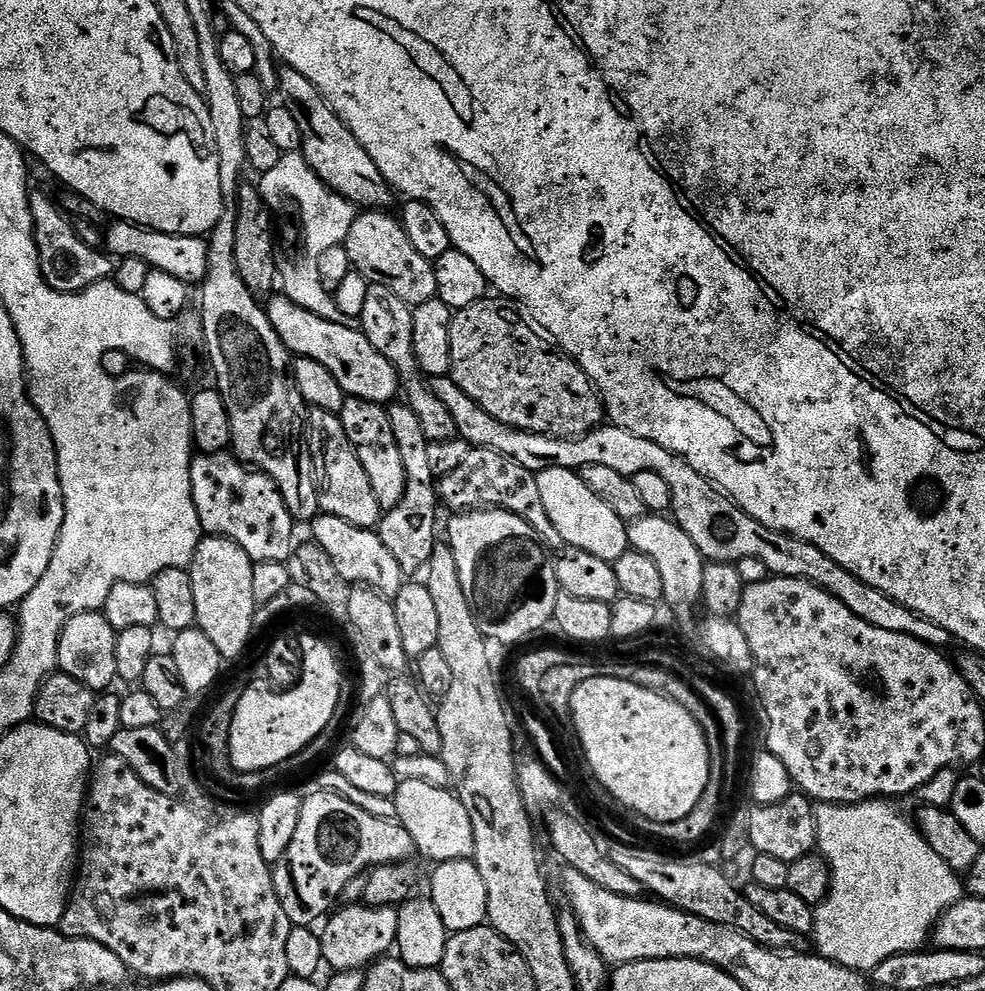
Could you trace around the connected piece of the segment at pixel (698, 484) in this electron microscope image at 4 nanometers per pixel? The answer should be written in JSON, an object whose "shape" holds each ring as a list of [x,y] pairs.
{"shape":[[[451,375],[431,377],[430,387],[435,396],[446,402],[446,410],[454,414],[454,422],[458,422],[460,431],[459,439],[474,448],[489,448],[506,458],[514,458],[518,466],[526,466],[526,470],[534,473],[555,468],[579,470],[586,466],[606,466],[618,474],[632,477],[634,474],[642,474],[642,470],[654,470],[654,474],[659,474],[670,485],[672,512],[676,523],[682,526],[682,530],[686,530],[686,534],[690,534],[690,539],[694,546],[698,546],[705,561],[735,564],[742,558],[762,558],[773,577],[789,576],[795,580],[810,581],[838,598],[842,606],[846,606],[846,610],[854,610],[854,614],[870,622],[870,626],[878,626],[878,630],[906,634],[910,638],[926,642],[931,648],[941,650],[947,649],[948,643],[953,643],[954,637],[945,628],[938,626],[938,622],[918,615],[914,610],[894,602],[894,598],[882,594],[882,590],[862,582],[854,574],[850,574],[850,570],[838,566],[834,558],[822,554],[818,546],[808,544],[797,536],[787,536],[785,532],[776,532],[773,528],[762,526],[762,522],[746,514],[716,485],[698,474],[698,470],[694,470],[690,462],[658,446],[658,442],[650,442],[650,438],[638,438],[638,434],[630,434],[630,430],[622,430],[611,422],[601,424],[585,436],[547,436],[527,432],[506,422],[498,422],[494,414],[482,410],[480,403],[470,398],[470,394],[466,394],[466,390],[462,390],[462,386],[458,386]]]}

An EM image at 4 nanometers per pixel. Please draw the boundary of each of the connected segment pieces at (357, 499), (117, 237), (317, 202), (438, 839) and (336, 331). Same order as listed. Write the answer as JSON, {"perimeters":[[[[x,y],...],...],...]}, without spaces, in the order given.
{"perimeters":[[[[312,408],[306,416],[304,442],[308,445],[308,453],[312,459],[321,513],[342,518],[359,528],[375,529],[382,515],[378,498],[374,498],[370,478],[366,478],[362,462],[358,462],[358,454],[354,446],[350,446],[350,438],[346,438],[346,430],[342,430],[339,415],[321,408]]],[[[113,219],[107,225],[104,233],[104,248],[107,255],[112,258],[119,258],[120,260],[142,258],[142,262],[146,262],[149,269],[157,268],[166,274],[174,274],[174,278],[182,278],[182,282],[186,282],[190,286],[203,285],[210,271],[210,244],[205,237],[187,236],[186,234],[166,234],[162,230],[147,228],[129,220]]],[[[301,151],[283,153],[278,166],[259,177],[258,187],[261,198],[270,209],[276,210],[283,200],[289,200],[296,207],[296,212],[300,215],[300,228],[304,231],[304,252],[309,258],[321,256],[323,252],[330,250],[330,246],[343,244],[358,215],[357,205],[330,190],[330,186],[326,186],[326,182],[322,182],[318,174],[314,174],[310,162],[306,162]]],[[[401,780],[394,799],[396,820],[404,827],[406,834],[410,834],[417,853],[421,852],[431,862],[466,860],[471,857],[474,826],[470,826],[470,814],[455,791],[417,780]]],[[[283,294],[273,295],[268,302],[266,311],[270,326],[287,346],[289,353],[293,357],[310,358],[326,366],[326,370],[330,370],[330,374],[338,378],[338,386],[342,386],[345,397],[353,396],[387,406],[399,397],[396,395],[401,395],[401,373],[396,371],[393,364],[386,362],[381,352],[370,346],[370,338],[366,338],[366,334],[359,327],[351,328],[351,323],[348,322],[339,324],[326,318],[318,318],[318,314],[310,314],[310,310],[298,306]]]]}

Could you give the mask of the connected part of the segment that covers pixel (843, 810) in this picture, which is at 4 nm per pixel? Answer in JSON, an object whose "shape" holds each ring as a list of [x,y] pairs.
{"shape":[[[873,798],[863,800],[860,804],[821,804],[815,805],[816,810],[816,848],[819,855],[824,857],[824,861],[830,866],[832,871],[832,885],[828,891],[828,897],[815,909],[816,926],[814,929],[814,941],[816,940],[815,951],[828,960],[836,964],[846,966],[855,972],[865,974],[871,973],[872,969],[877,968],[886,958],[894,958],[903,952],[919,952],[929,943],[932,929],[942,918],[942,914],[950,907],[954,906],[965,895],[966,888],[962,883],[961,877],[926,842],[926,838],[921,834],[919,828],[911,819],[908,820],[895,808],[895,803],[889,802],[884,798]]]}

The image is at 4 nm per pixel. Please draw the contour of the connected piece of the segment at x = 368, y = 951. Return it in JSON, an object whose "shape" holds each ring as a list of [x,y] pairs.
{"shape":[[[361,902],[341,907],[339,910],[333,911],[327,917],[328,925],[320,932],[322,954],[329,969],[332,967],[336,972],[364,970],[393,951],[399,924],[396,908],[369,908]]]}

